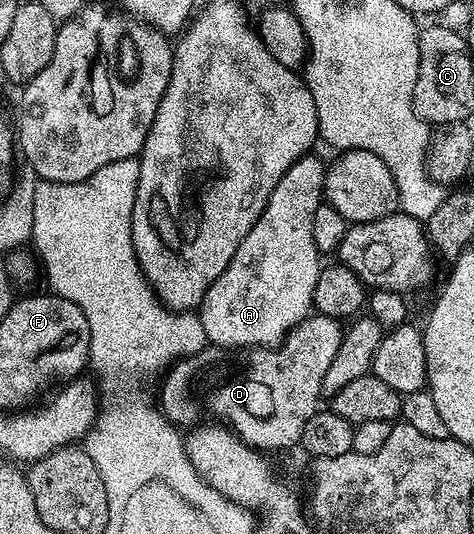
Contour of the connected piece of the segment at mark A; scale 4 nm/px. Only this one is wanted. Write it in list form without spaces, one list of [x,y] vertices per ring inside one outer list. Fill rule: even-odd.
[[[314,157],[301,158],[288,168],[288,172],[284,172],[284,176],[280,176],[280,184],[276,184],[272,196],[268,196],[268,204],[264,212],[260,212],[260,220],[256,220],[248,236],[240,240],[240,248],[236,248],[236,256],[232,256],[228,268],[224,268],[208,292],[204,292],[204,300],[196,313],[200,324],[204,324],[204,336],[209,345],[221,346],[223,350],[277,346],[290,331],[310,317],[320,269],[320,255],[316,242],[312,240],[312,215],[324,202],[322,189],[327,167],[325,161]]]

